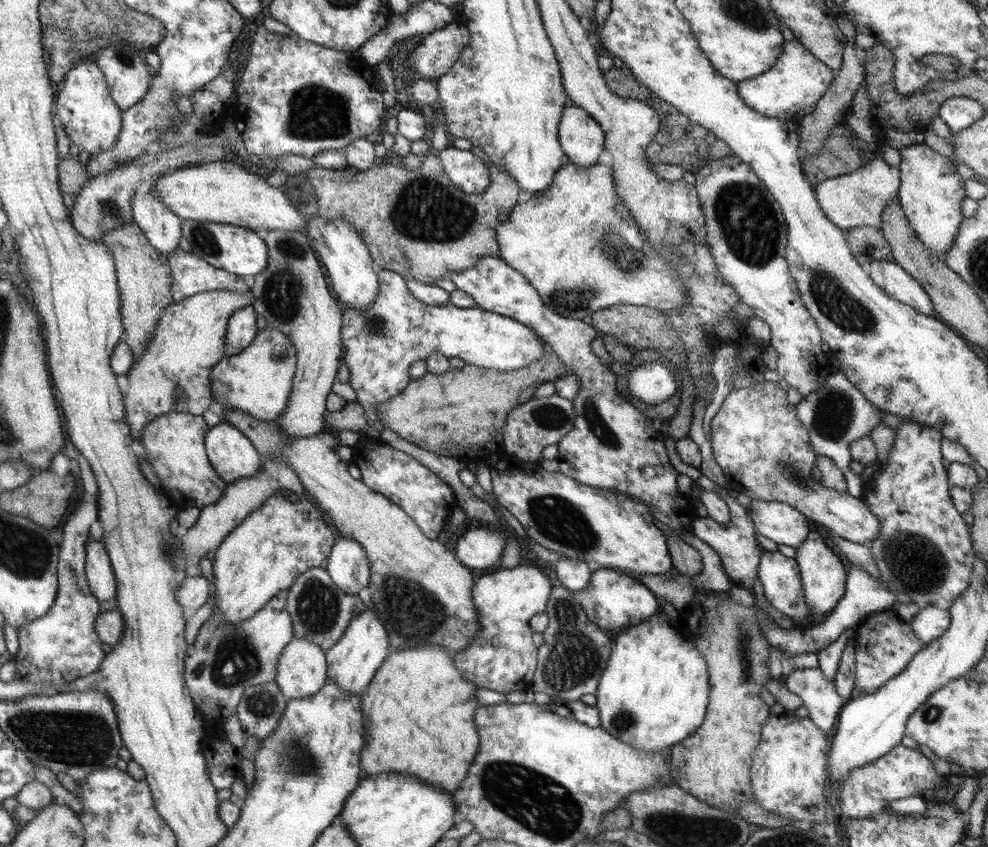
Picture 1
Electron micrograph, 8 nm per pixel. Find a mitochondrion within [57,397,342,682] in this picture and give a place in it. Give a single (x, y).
(168, 548)

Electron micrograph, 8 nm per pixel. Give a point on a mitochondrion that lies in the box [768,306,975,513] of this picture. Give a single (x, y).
(834, 411)

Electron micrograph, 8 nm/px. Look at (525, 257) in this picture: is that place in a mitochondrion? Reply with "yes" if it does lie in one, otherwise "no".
no

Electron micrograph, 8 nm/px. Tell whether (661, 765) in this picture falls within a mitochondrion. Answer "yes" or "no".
no

